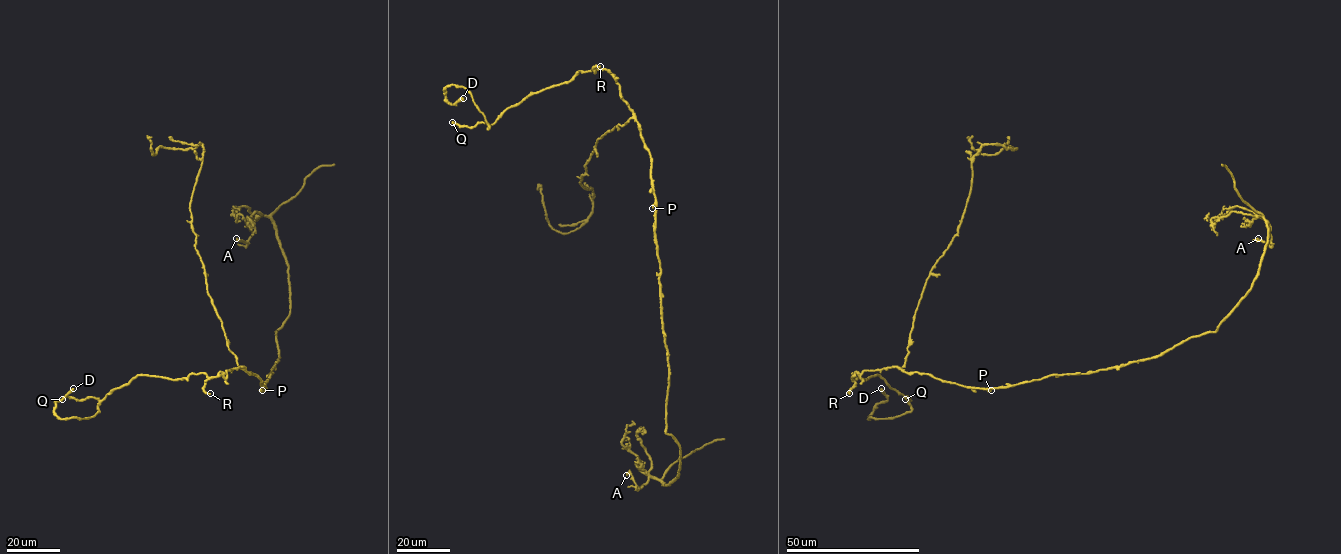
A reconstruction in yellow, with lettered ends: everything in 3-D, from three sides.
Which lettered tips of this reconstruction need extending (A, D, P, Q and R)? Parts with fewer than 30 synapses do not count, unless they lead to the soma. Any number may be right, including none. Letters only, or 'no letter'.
no letter

